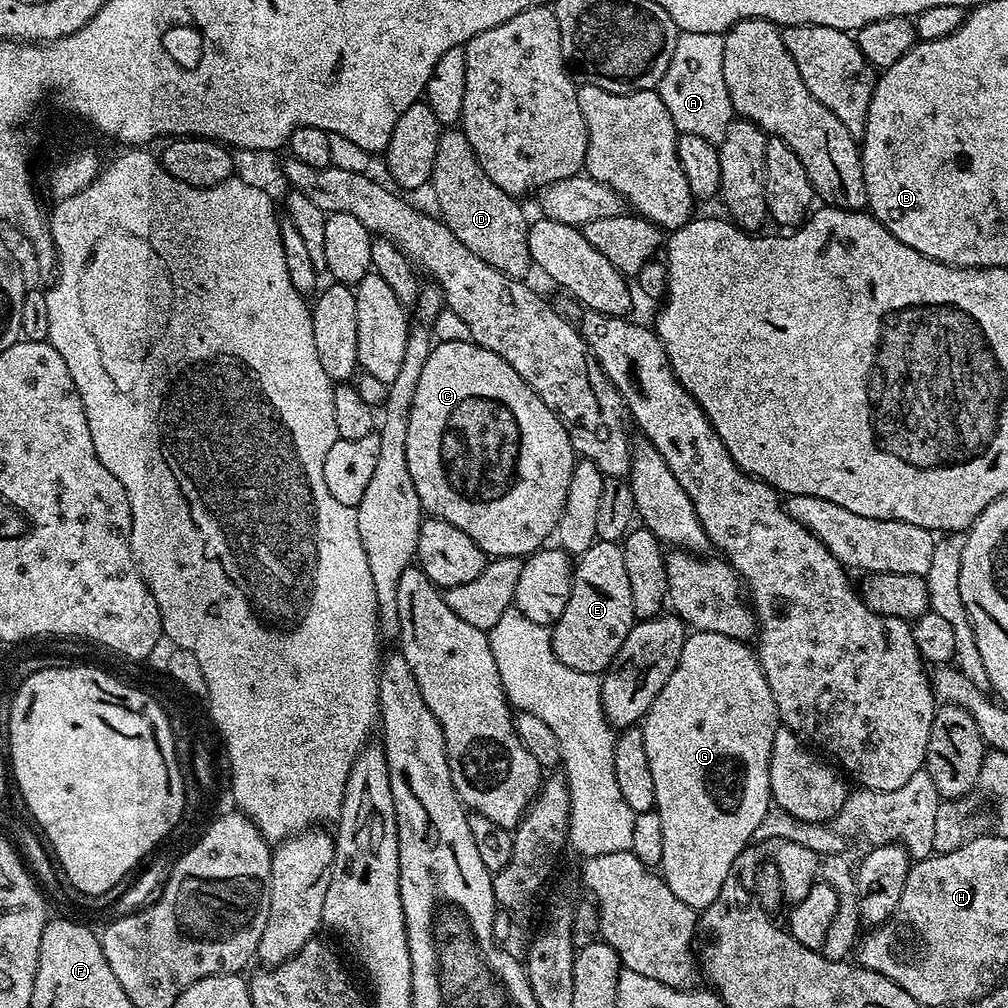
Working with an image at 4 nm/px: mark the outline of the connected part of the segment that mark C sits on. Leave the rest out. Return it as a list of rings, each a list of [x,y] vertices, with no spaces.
[[[459,340],[458,342],[437,343],[426,358],[426,366],[422,366],[422,374],[418,378],[418,390],[414,390],[414,402],[408,415],[406,426],[406,466],[410,466],[410,482],[414,482],[414,490],[418,490],[421,509],[428,516],[437,516],[450,526],[458,526],[458,530],[466,530],[474,542],[490,558],[502,556],[518,556],[527,558],[533,552],[545,547],[544,540],[556,531],[556,523],[564,509],[566,502],[566,490],[570,486],[570,474],[572,467],[577,462],[577,455],[572,451],[572,443],[562,426],[562,422],[542,402],[538,394],[530,387],[521,376],[516,373],[514,366],[502,362],[498,354],[486,350],[481,344],[474,344],[471,340]]]

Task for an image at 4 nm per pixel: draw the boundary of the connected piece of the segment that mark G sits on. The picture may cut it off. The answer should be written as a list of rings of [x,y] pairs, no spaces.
[[[693,631],[684,641],[678,666],[674,666],[674,674],[670,674],[666,686],[658,690],[658,698],[654,698],[650,710],[644,715],[642,721],[646,758],[650,758],[650,774],[654,774],[654,798],[656,799],[654,810],[662,818],[662,862],[658,868],[670,886],[670,890],[674,890],[675,896],[682,898],[686,906],[697,910],[708,908],[714,902],[714,898],[718,898],[722,886],[728,883],[733,875],[732,868],[737,867],[738,854],[742,854],[742,850],[753,843],[758,822],[766,818],[772,800],[770,758],[774,734],[778,727],[776,703],[770,694],[770,686],[766,682],[766,674],[762,670],[757,653],[753,649],[751,652],[748,647],[745,641],[735,640],[726,634]]]

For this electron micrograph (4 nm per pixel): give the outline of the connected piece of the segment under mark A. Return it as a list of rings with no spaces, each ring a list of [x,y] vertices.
[[[680,32],[677,35],[674,58],[670,58],[670,66],[658,85],[677,133],[698,134],[698,138],[713,142],[719,142],[726,134],[726,126],[734,118],[734,113],[726,90],[726,78],[722,78],[723,45],[724,38],[719,32]]]

